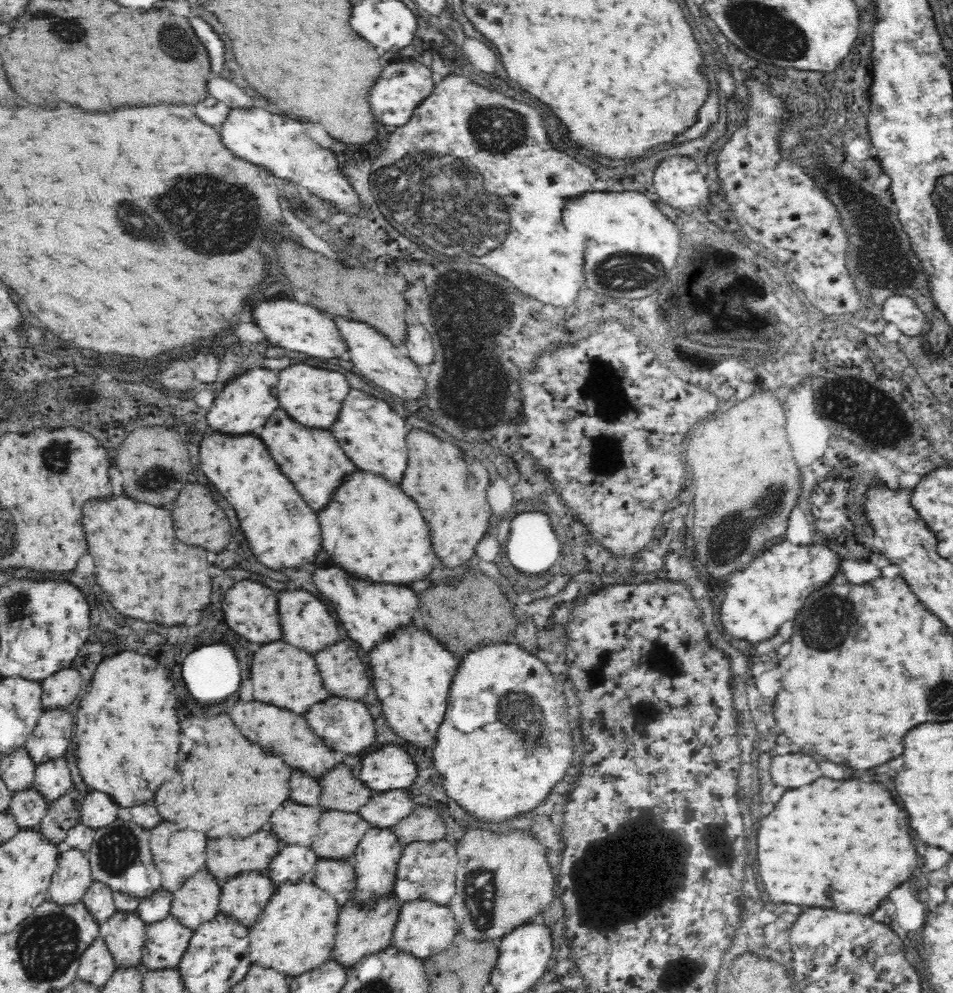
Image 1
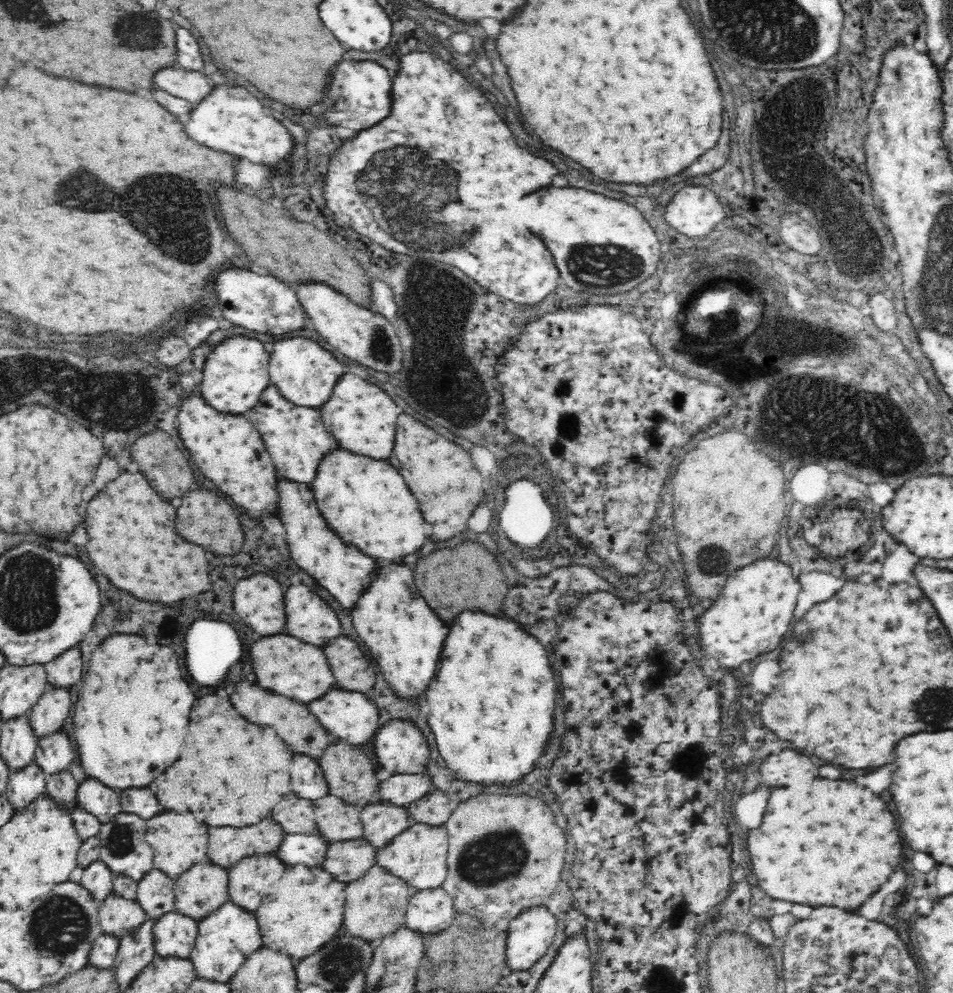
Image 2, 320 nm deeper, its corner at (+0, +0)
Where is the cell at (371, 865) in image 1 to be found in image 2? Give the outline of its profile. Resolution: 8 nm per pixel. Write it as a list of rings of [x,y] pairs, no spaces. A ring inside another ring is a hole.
[[[381,801],[364,806],[360,818],[364,824],[364,840],[368,840],[376,851],[388,846],[412,825],[404,807]]]

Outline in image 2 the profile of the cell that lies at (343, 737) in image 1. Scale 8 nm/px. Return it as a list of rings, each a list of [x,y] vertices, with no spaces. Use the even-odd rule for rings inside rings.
[[[330,690],[326,696],[322,696],[320,700],[314,700],[308,704],[310,712],[320,720],[320,724],[326,728],[326,732],[342,738],[346,744],[352,746],[361,746],[366,744],[368,740],[374,738],[376,730],[380,728],[380,720],[378,720],[378,710],[376,706],[366,700],[362,694],[358,692],[344,692],[344,690]]]

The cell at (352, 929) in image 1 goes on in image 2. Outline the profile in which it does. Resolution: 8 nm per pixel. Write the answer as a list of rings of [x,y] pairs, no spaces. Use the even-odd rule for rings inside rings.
[[[371,866],[364,878],[348,884],[346,888],[346,914],[344,914],[344,932],[353,938],[360,938],[371,944],[379,939],[395,934],[404,926],[405,912],[412,888],[407,882],[394,876],[387,869]]]

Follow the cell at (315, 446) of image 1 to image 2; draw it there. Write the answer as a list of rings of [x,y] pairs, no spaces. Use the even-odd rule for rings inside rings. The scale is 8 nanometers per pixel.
[[[274,385],[266,388],[258,404],[246,412],[244,418],[258,428],[280,476],[284,476],[290,482],[312,484],[316,480],[316,470],[322,458],[338,448],[338,442],[326,432],[319,410],[298,408],[295,404],[282,400],[282,395],[278,394]]]

